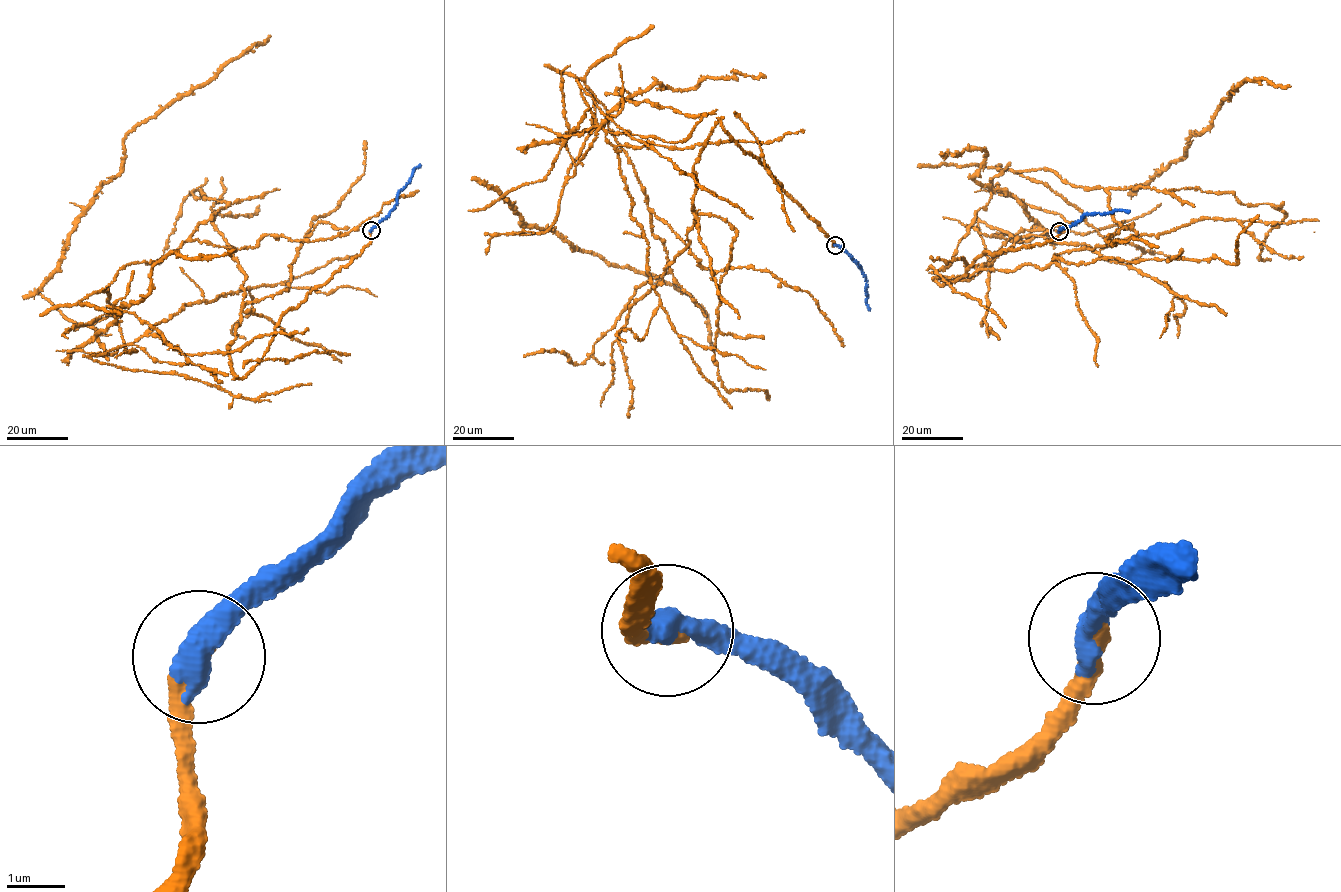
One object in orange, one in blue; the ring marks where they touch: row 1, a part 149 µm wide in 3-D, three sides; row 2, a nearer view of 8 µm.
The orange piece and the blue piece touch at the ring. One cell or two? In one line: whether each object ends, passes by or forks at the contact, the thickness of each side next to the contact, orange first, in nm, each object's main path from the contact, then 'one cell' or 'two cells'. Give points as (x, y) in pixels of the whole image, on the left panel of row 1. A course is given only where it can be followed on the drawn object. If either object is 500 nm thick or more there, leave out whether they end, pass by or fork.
320 nm thick on the orange side, 550 nm on the other; orange runs (371, 230), (241, 379), (228, 354), (149, 335), (124, 351), (98, 292), (228, 203), (193, 190), (145, 263); blue runs (371, 230), (394, 208), (398, 193), (420, 163); one cell

